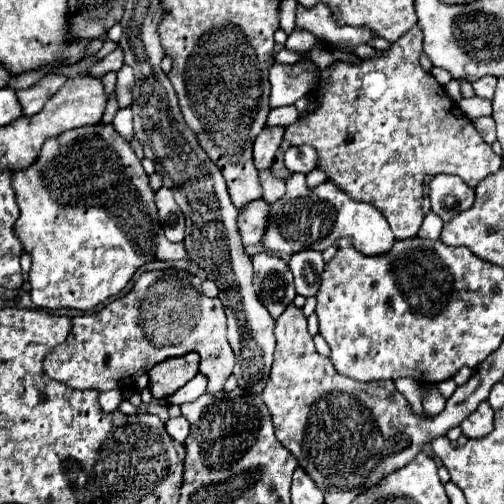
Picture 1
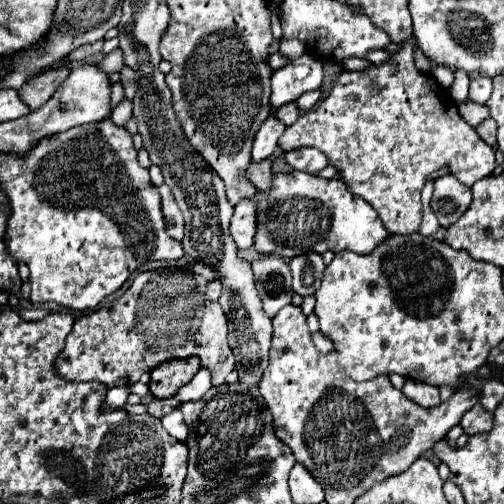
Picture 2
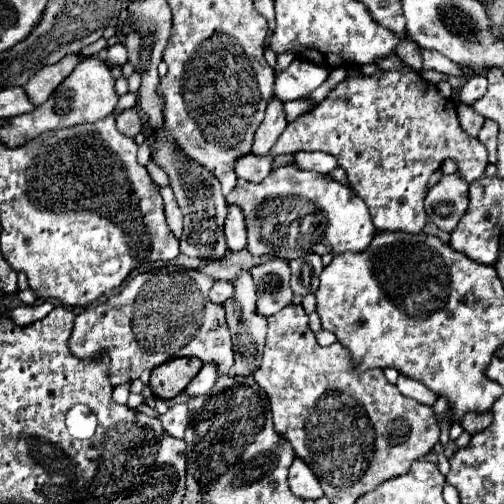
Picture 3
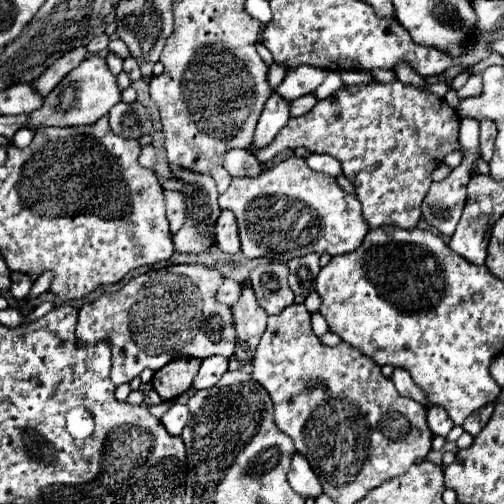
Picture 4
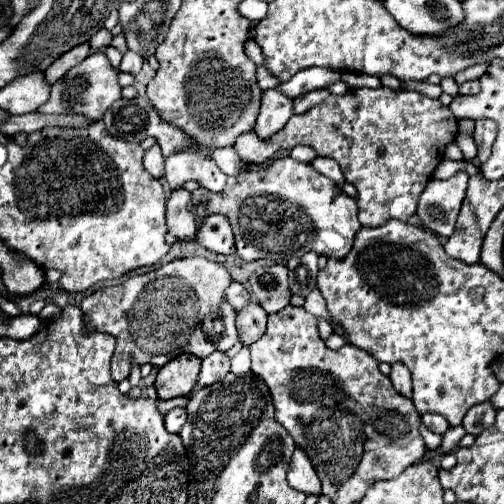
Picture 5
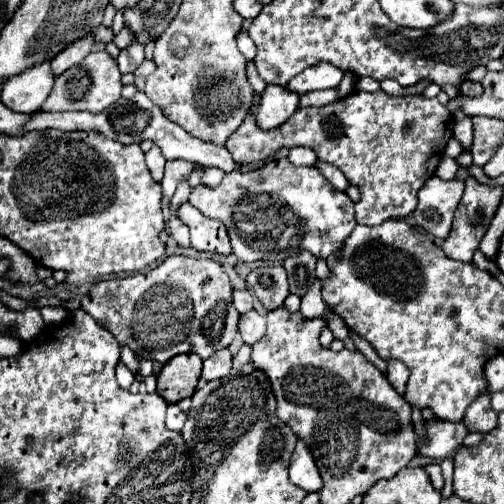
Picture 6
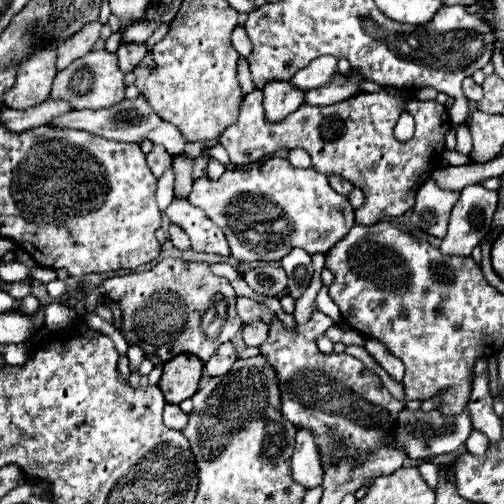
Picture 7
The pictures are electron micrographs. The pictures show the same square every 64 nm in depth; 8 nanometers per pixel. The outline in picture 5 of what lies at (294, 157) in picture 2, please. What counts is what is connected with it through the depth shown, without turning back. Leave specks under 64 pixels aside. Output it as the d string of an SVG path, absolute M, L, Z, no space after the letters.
M316 156L310 164L312 164L312 168L314 168L316 172L324 174L324 176L330 178L334 184L338 184L338 186L344 184L344 174L342 174L340 166L338 166L332 158L320 158L320 156Z

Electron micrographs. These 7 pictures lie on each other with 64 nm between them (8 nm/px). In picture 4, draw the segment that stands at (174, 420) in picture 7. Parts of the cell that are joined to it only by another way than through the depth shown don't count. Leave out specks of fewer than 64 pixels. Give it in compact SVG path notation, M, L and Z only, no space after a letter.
M174 404L164 416L162 416L162 424L166 426L166 430L172 436L180 436L182 428L188 424L188 406L186 404Z

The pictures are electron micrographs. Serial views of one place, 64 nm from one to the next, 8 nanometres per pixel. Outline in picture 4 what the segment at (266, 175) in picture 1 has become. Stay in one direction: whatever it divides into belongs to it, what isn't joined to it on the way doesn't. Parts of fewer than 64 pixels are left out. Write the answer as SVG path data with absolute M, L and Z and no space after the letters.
M246 150L226 152L224 168L230 172L230 176L258 176L262 172L262 164Z

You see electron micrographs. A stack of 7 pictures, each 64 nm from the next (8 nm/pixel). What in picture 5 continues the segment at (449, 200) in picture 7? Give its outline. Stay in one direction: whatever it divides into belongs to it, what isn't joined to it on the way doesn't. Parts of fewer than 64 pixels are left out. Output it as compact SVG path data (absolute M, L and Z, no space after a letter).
M458 172L448 180L432 178L418 202L418 218L422 226L438 236L450 236L456 224L456 216L460 212L460 204L464 200L468 174Z

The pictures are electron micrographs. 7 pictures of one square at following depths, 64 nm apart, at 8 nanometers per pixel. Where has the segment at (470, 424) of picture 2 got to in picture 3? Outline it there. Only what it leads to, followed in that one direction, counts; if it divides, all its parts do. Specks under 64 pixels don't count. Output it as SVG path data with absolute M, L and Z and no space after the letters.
M488 410L488 412L482 412L482 414L478 414L478 412L470 412L470 414L466 414L466 416L462 418L460 424L464 426L466 432L476 434L476 432L484 430L486 426L490 426L490 422L492 422L492 412Z

